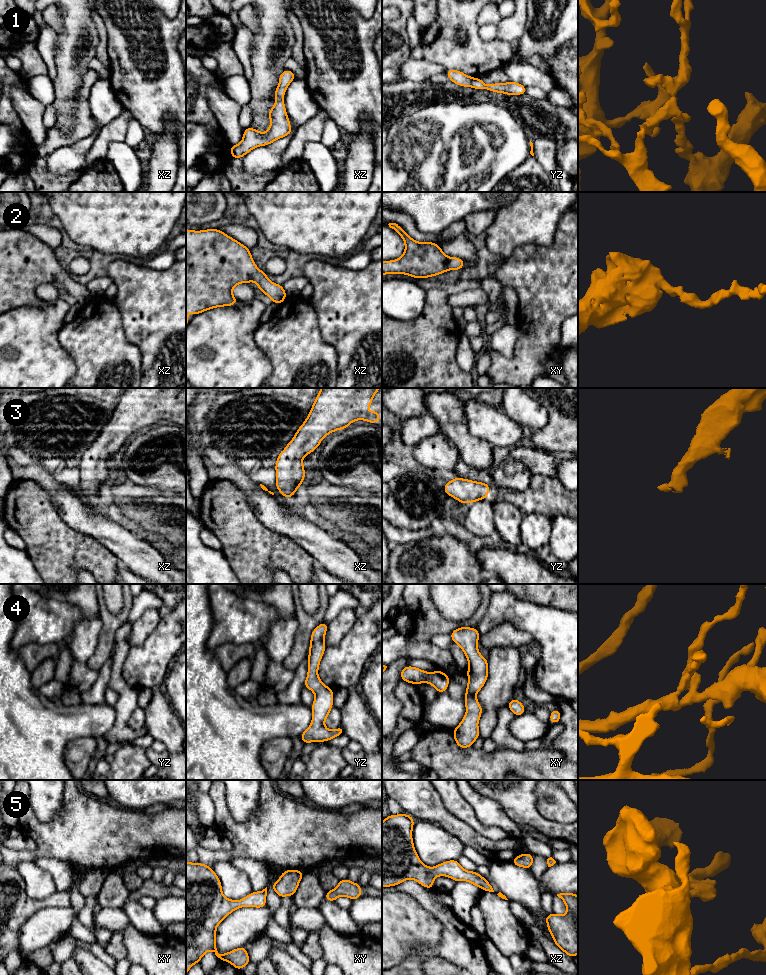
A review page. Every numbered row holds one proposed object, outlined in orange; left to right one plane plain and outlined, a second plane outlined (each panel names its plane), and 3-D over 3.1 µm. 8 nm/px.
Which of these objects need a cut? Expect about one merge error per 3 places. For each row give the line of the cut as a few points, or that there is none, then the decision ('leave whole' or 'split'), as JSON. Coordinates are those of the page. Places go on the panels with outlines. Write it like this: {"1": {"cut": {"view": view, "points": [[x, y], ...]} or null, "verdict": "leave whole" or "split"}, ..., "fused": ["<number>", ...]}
{"1": {"cut": null, "verdict": "leave whole"}, "2": {"cut": null, "verdict": "leave whole"}, "3": {"cut": null, "verdict": "leave whole"}, "4": {"cut": null, "verdict": "leave whole"}, "5": {"cut": null, "verdict": "leave whole"}, "fused": []}

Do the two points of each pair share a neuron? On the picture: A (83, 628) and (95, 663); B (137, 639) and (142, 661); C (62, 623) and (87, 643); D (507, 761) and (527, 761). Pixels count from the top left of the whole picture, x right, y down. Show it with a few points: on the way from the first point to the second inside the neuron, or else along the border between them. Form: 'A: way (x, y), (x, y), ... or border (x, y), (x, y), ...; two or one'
A: border (100, 632), (88, 661), (95, 671); two
B: border (155, 628), (141, 643), (131, 646); two
C: border (83, 615), (68, 639); two
D: way (512, 761), (522, 761); one

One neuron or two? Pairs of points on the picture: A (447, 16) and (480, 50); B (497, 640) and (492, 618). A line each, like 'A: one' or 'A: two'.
A: one
B: two

